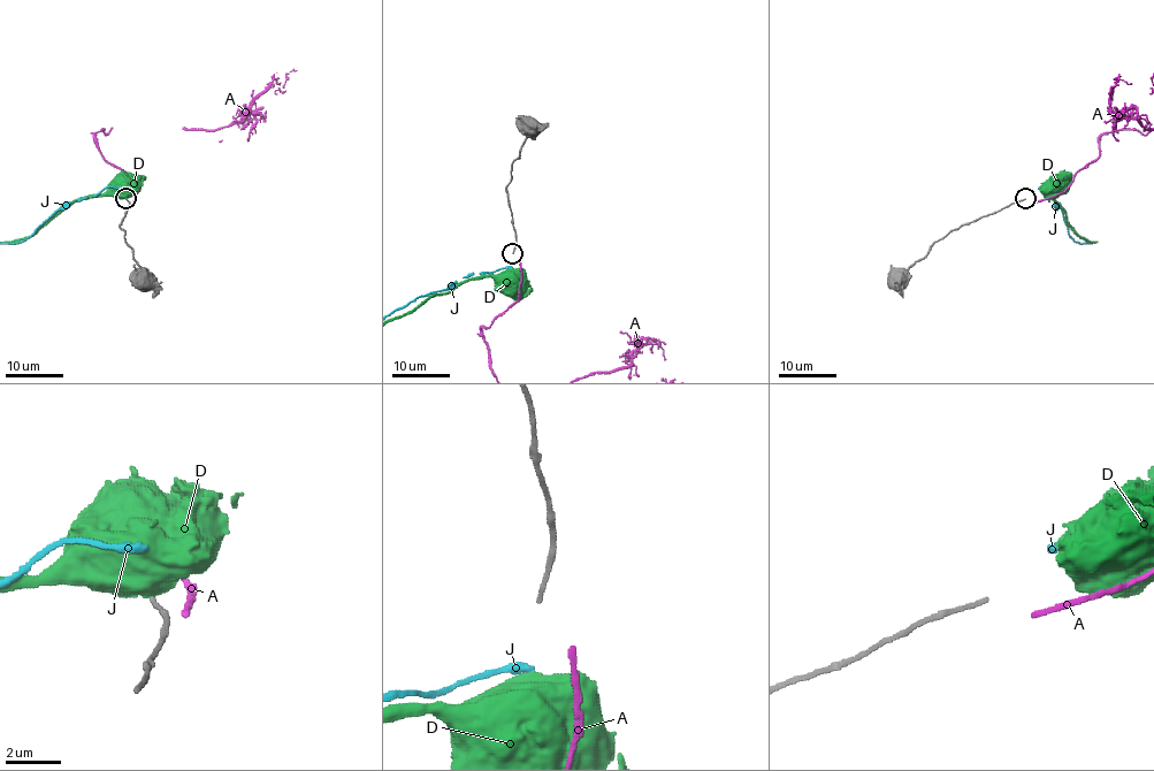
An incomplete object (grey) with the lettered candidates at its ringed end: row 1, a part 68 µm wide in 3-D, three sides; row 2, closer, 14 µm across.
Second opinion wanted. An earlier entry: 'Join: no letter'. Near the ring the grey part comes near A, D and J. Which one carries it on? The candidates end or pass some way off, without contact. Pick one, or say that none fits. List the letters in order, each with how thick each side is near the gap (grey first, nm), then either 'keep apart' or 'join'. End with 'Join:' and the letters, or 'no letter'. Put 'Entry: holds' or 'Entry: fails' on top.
Entry: holds
A: calibres 160 and 200 nm; keep apart
D: calibres 160 and 1000 nm; keep apart
J: calibres 160 and 360 nm; keep apart
Join: no letter

